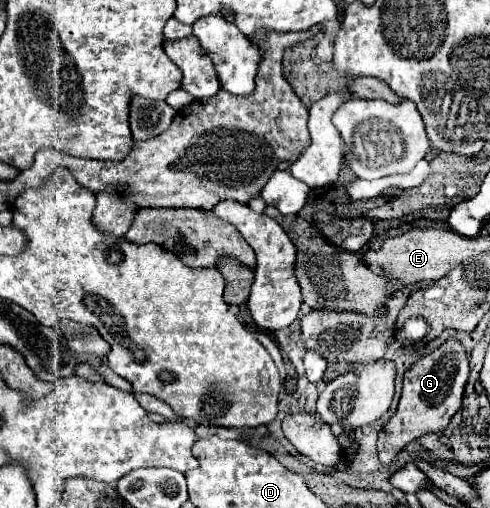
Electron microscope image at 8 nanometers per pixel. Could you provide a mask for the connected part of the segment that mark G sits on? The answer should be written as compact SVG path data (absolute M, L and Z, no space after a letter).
M447 340L441 348L431 352L429 356L421 358L405 372L403 392L397 406L397 412L387 422L387 426L379 432L377 450L379 460L387 466L395 460L395 456L413 440L429 434L429 432L443 432L455 412L461 408L463 390L469 378L469 364L467 352L459 340Z

